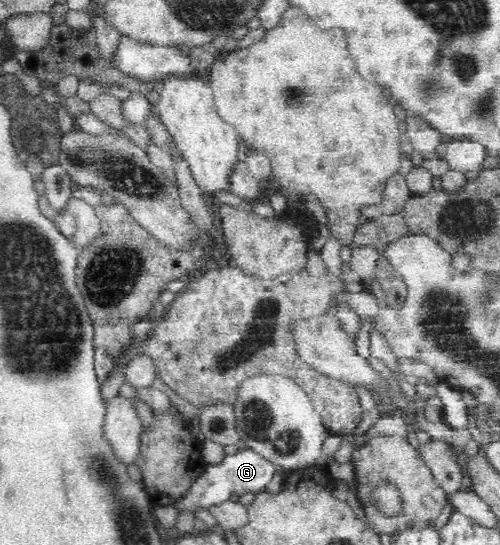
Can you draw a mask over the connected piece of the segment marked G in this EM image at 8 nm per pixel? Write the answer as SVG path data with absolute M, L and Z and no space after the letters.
M238 449L235 454L225 455L220 464L208 464L206 472L191 484L188 492L185 492L181 498L180 504L173 505L174 510L178 512L178 516L182 516L182 512L188 512L194 516L198 508L209 510L212 506L228 500L232 494L242 496L246 493L258 493L275 477L275 470L276 466L273 462L252 449Z

